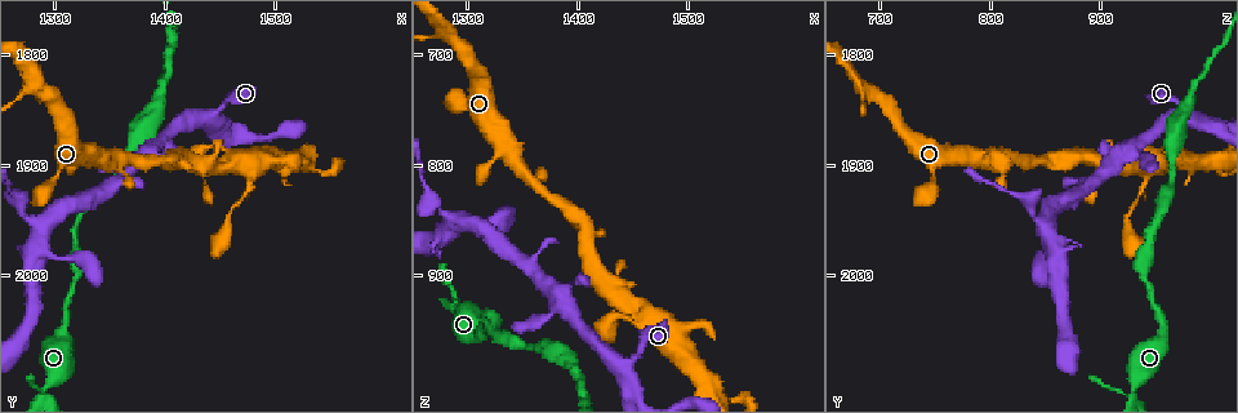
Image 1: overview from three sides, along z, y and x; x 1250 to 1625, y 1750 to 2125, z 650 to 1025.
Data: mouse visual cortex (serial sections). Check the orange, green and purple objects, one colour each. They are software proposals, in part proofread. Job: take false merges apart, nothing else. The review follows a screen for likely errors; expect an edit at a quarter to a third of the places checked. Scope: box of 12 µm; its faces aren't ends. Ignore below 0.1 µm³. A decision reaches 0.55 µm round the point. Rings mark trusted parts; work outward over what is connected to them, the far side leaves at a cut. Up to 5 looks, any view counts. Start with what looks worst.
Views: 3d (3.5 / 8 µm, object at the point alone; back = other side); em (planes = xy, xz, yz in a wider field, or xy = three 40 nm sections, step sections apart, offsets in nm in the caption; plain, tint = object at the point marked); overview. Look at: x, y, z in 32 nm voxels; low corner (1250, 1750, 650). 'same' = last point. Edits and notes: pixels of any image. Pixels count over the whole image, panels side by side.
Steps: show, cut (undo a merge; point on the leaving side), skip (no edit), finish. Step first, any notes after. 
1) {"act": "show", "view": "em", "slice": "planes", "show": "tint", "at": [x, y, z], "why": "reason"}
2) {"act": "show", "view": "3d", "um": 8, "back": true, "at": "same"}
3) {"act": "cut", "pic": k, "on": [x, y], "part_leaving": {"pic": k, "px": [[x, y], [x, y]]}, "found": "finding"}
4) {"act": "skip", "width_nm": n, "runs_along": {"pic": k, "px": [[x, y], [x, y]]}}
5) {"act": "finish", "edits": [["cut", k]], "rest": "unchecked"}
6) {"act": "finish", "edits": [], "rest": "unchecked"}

{"act": "show", "view": "3d", "um": 8, "at": [1294, 2102, 932], "why": "three arms meet"}

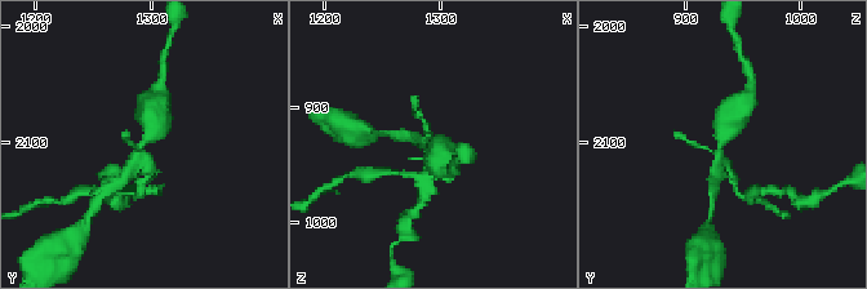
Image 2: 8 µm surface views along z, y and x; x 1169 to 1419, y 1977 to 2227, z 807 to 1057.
{"act": "show", "view": "em", "slice": "xy", "step": 1, "show": "tint", "at": [1290, 2104, 932]}

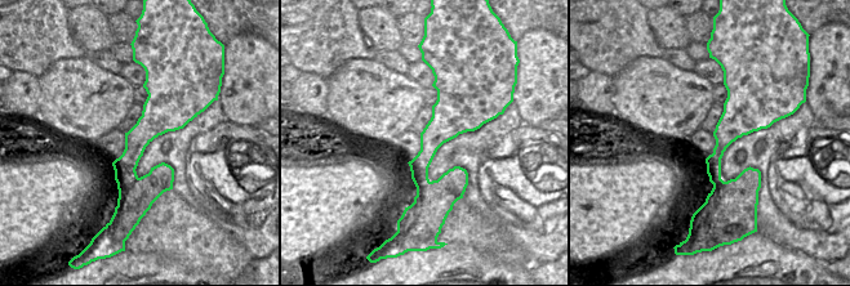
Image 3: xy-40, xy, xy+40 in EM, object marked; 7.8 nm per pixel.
{"act": "cut", "pic": 2, "on": [137, 187], "part_leaving": {"pic": 2, "px": [[714, 152], [694, 146], [674, 133]]}, "found": "a second cell is stuck on"}

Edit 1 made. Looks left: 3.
{"act": "show", "view": "overview"}

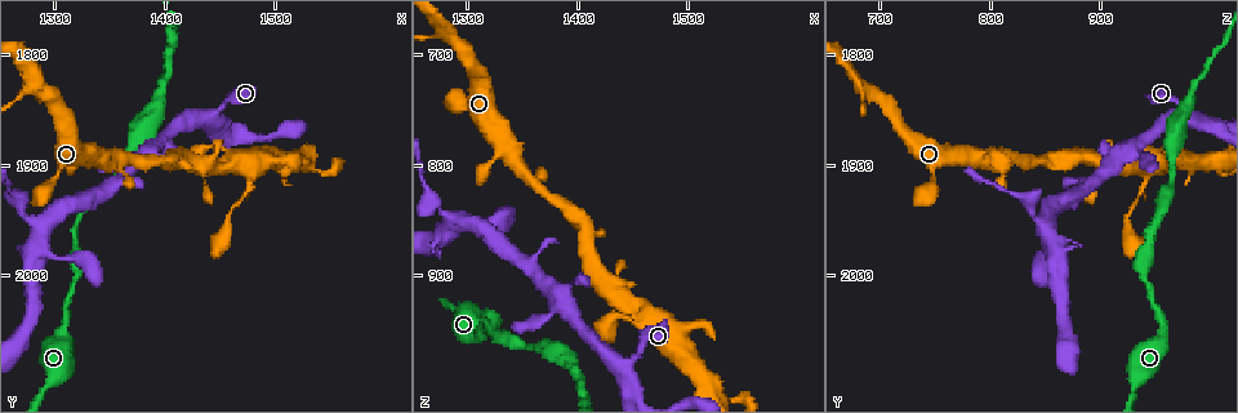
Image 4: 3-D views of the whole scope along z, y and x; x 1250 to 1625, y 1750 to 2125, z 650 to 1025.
{"act": "show", "view": "3d", "um": 3.5, "at": [1292, 1978, 854], "why": "thin arm on a thick one"}

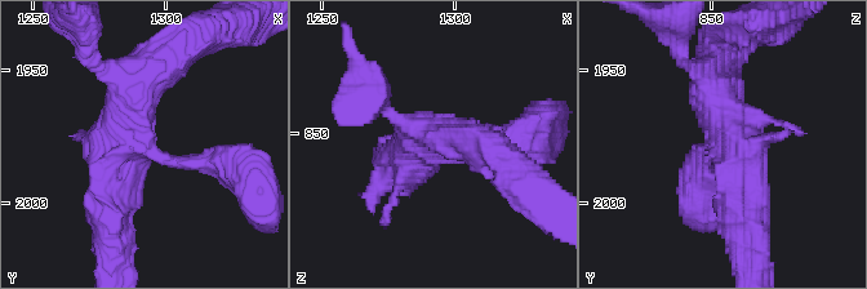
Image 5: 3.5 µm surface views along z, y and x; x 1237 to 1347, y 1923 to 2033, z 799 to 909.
{"act": "show", "view": "em", "slice": "planes", "show": "tint", "at": [1293, 1978, 855], "why": "now the EM"}

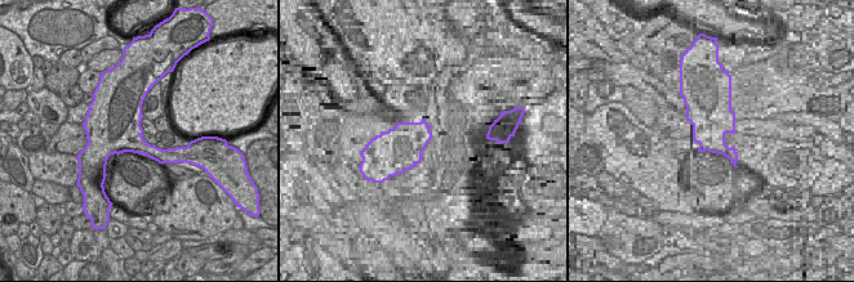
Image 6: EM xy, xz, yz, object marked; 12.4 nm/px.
{"act": "skip", "runs_along": {"pic": 5, "px": [[165, 63], [110, 150], [110, 217]]}, "found": "one cell here"}

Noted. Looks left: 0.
{"act": "finish", "edits": [["cut", 2]], "rest": "unchecked"}

